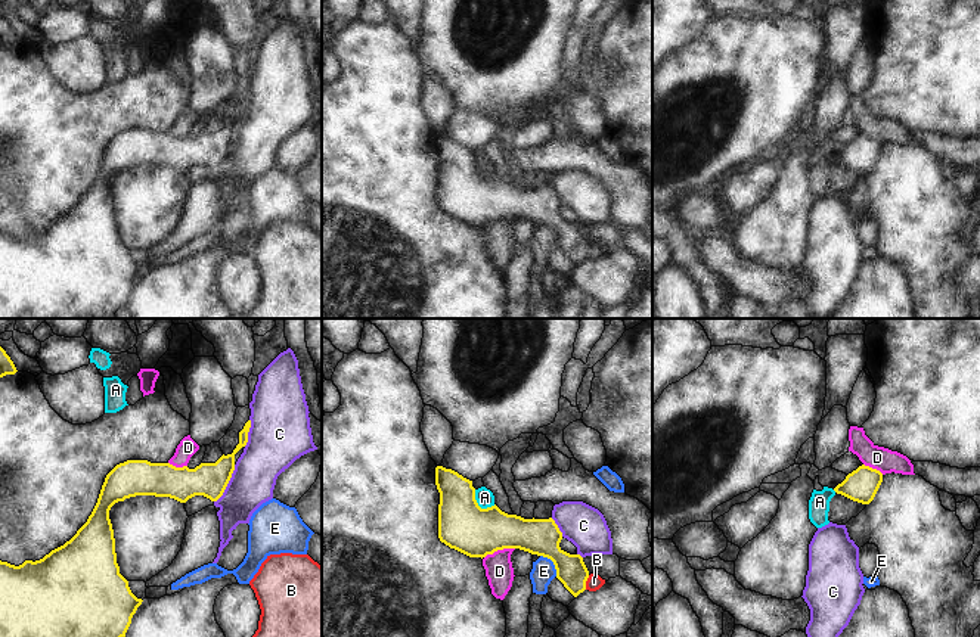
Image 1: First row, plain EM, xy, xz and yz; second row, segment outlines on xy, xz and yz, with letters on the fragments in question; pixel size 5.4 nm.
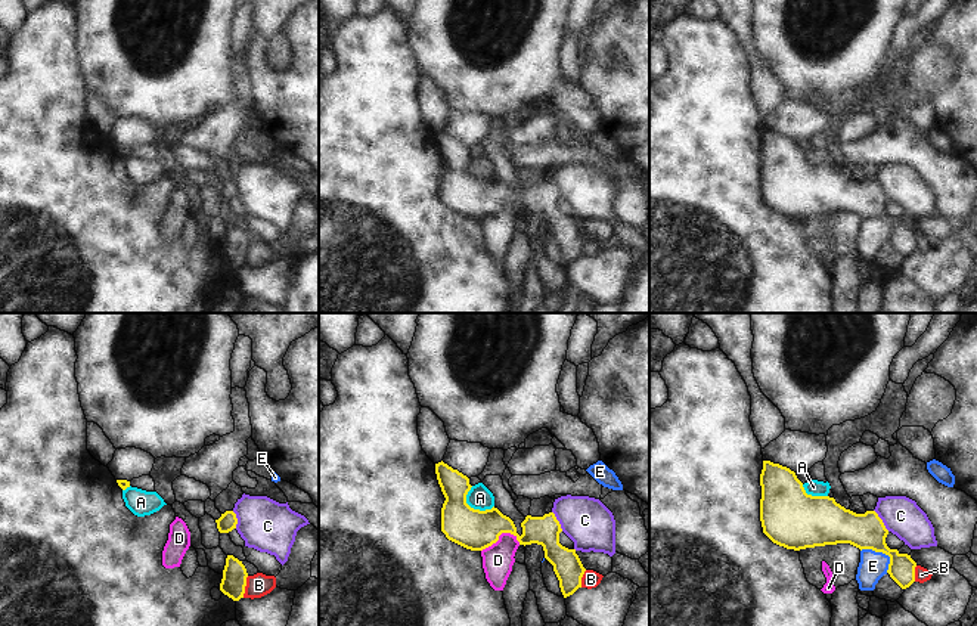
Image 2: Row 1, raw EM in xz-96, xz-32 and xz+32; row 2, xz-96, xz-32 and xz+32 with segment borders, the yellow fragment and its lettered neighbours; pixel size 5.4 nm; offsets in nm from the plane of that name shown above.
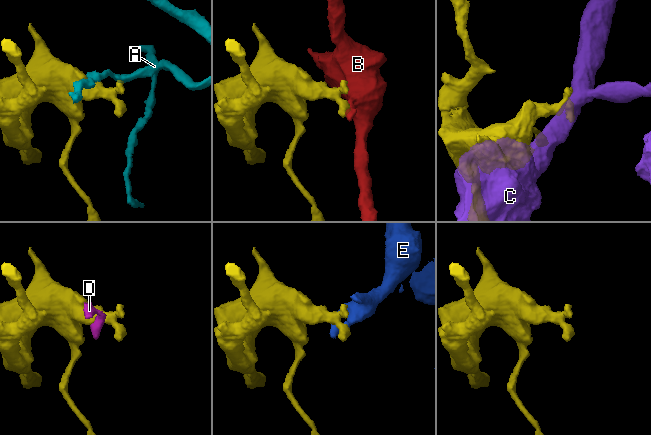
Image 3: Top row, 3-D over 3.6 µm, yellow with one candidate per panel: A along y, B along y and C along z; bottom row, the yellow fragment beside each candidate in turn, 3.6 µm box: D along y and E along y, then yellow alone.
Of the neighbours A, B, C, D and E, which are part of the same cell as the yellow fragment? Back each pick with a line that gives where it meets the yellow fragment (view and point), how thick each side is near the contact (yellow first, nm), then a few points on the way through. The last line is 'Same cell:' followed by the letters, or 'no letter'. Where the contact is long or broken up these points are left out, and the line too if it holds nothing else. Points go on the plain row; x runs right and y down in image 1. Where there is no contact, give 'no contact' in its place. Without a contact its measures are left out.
Same cell: no letter

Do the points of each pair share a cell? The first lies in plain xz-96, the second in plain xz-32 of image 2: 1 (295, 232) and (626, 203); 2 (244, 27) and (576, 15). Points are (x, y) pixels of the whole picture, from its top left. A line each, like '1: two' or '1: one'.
1: one
2: one

